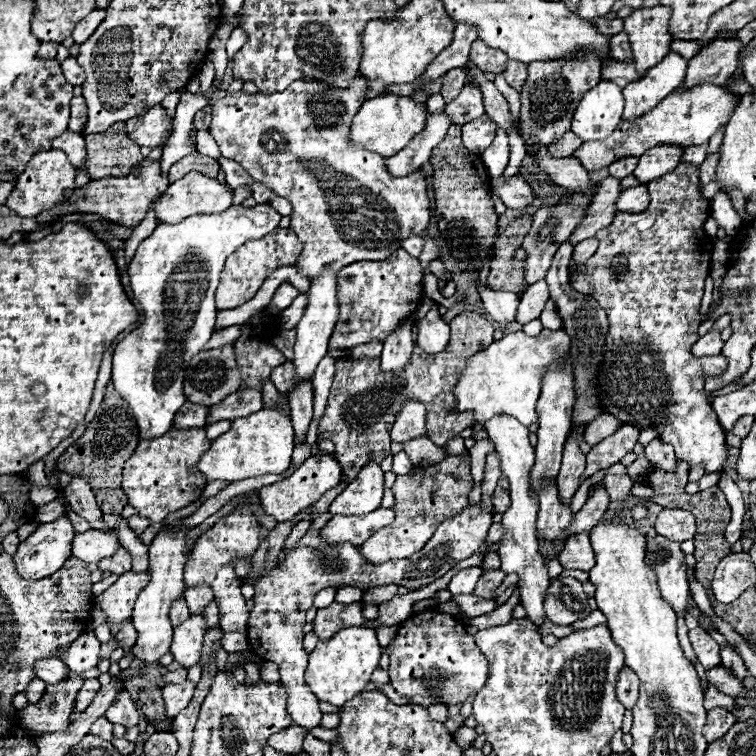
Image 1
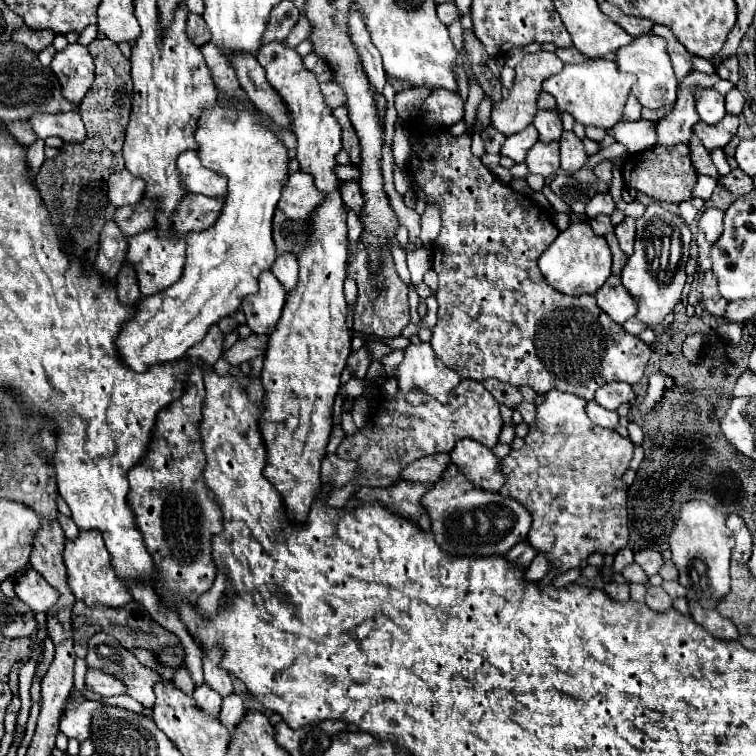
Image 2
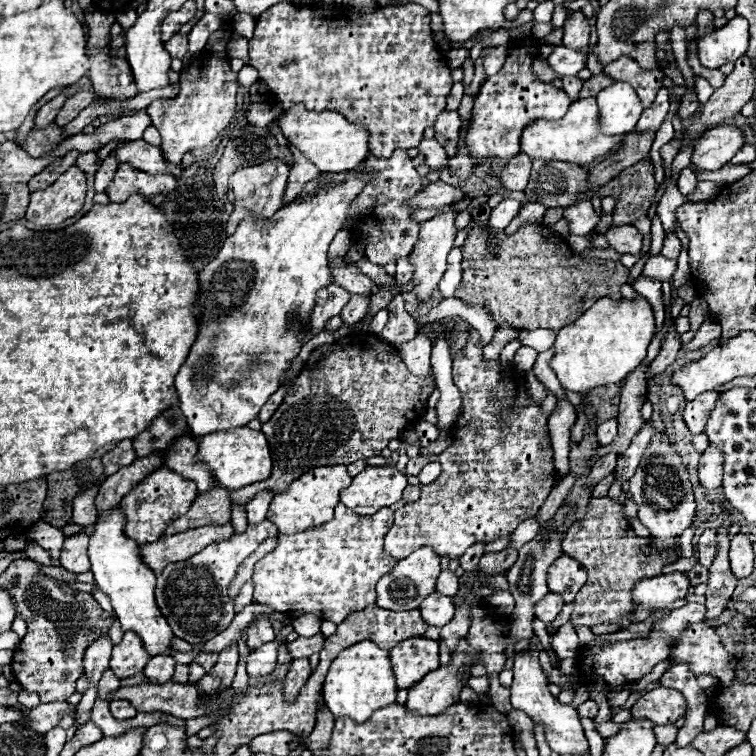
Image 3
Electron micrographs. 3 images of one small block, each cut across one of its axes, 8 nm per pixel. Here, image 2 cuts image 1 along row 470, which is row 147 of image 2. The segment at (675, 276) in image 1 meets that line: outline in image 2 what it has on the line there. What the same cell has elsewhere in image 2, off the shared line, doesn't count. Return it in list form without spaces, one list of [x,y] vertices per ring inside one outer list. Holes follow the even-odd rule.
[[[726,114],[718,124],[710,126],[706,122],[698,122],[694,126],[694,132],[698,134],[698,138],[702,140],[702,144],[708,148],[708,150],[714,150],[714,148],[724,148],[734,136],[736,136],[736,130],[738,130],[738,116],[734,114]]]

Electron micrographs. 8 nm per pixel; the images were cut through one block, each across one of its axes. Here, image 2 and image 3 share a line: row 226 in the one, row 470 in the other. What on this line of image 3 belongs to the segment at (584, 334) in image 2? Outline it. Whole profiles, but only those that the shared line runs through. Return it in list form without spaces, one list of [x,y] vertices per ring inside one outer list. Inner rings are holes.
[[[440,320],[420,326],[418,334],[426,334],[432,346],[438,334],[448,340],[450,356],[454,364],[452,376],[454,376],[454,384],[460,388],[462,394],[462,408],[456,424],[450,430],[452,444],[438,458],[442,466],[440,476],[432,484],[422,486],[420,500],[410,502],[394,512],[394,524],[384,538],[384,548],[396,560],[402,560],[422,546],[432,546],[432,550],[438,552],[440,556],[448,556],[450,560],[454,560],[460,558],[470,546],[478,542],[490,544],[502,536],[510,536],[520,522],[532,518],[538,512],[538,508],[544,504],[552,486],[556,484],[558,474],[554,468],[554,452],[548,432],[548,414],[544,414],[540,408],[542,400],[540,402],[530,400],[524,372],[518,372],[514,368],[504,370],[498,360],[486,362],[482,358],[484,342],[480,340],[480,334],[472,328],[468,330],[468,342],[462,354],[458,354],[452,348],[450,334]]]

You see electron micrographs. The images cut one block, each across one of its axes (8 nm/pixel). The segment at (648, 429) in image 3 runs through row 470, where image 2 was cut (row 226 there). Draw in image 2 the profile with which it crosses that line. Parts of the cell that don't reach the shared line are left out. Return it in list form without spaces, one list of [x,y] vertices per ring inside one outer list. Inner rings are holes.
[[[624,218],[616,228],[616,238],[620,242],[620,250],[624,252],[624,256],[630,256],[632,254],[632,246],[634,246],[634,234],[636,234],[636,228],[634,228],[634,218]]]

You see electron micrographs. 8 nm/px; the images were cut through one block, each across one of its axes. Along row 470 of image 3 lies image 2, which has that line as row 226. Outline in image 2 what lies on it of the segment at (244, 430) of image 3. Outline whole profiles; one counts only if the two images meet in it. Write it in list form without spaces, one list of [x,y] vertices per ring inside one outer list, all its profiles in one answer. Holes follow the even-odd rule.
[[[214,102],[214,108],[206,110],[200,118],[196,130],[196,140],[200,144],[200,160],[206,168],[228,178],[228,196],[222,214],[214,226],[202,232],[188,232],[184,236],[186,264],[182,278],[176,284],[168,286],[164,292],[142,298],[134,308],[134,316],[122,324],[122,330],[114,344],[118,356],[134,372],[146,372],[150,366],[180,360],[190,346],[198,344],[206,336],[212,324],[216,324],[224,316],[234,314],[244,296],[258,292],[260,272],[268,270],[276,258],[276,248],[272,240],[272,216],[280,200],[282,188],[288,180],[288,156],[282,142],[268,128],[258,124],[258,114],[260,112],[254,110],[254,106],[236,112],[230,104],[222,106]]]

